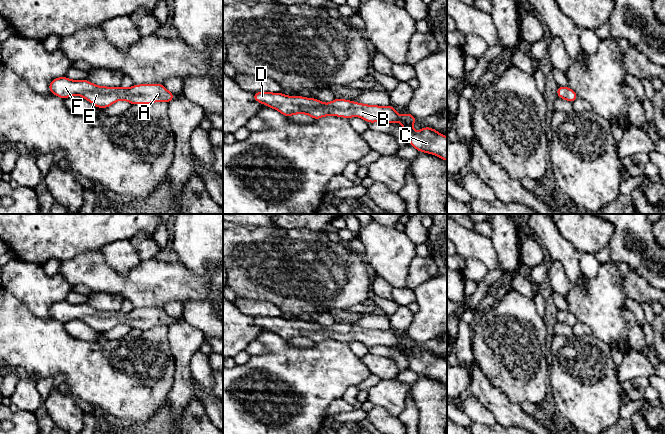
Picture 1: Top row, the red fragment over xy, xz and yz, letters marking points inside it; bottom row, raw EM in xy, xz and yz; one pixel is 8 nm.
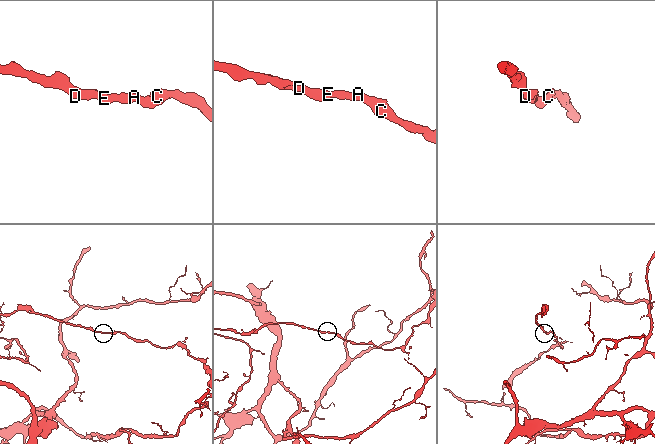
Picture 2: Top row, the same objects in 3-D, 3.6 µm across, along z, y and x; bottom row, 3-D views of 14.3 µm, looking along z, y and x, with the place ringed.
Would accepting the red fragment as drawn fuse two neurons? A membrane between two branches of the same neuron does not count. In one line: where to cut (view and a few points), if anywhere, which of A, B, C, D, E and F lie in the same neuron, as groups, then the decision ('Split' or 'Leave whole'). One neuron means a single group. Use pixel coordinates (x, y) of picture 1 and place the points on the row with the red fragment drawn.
No split. Groups: A B C D E F. Leave whole

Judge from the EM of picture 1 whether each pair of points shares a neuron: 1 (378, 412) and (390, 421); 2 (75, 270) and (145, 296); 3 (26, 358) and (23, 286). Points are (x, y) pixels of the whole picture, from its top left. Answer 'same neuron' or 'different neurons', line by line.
1: same neuron
2: same neuron
3: different neurons

